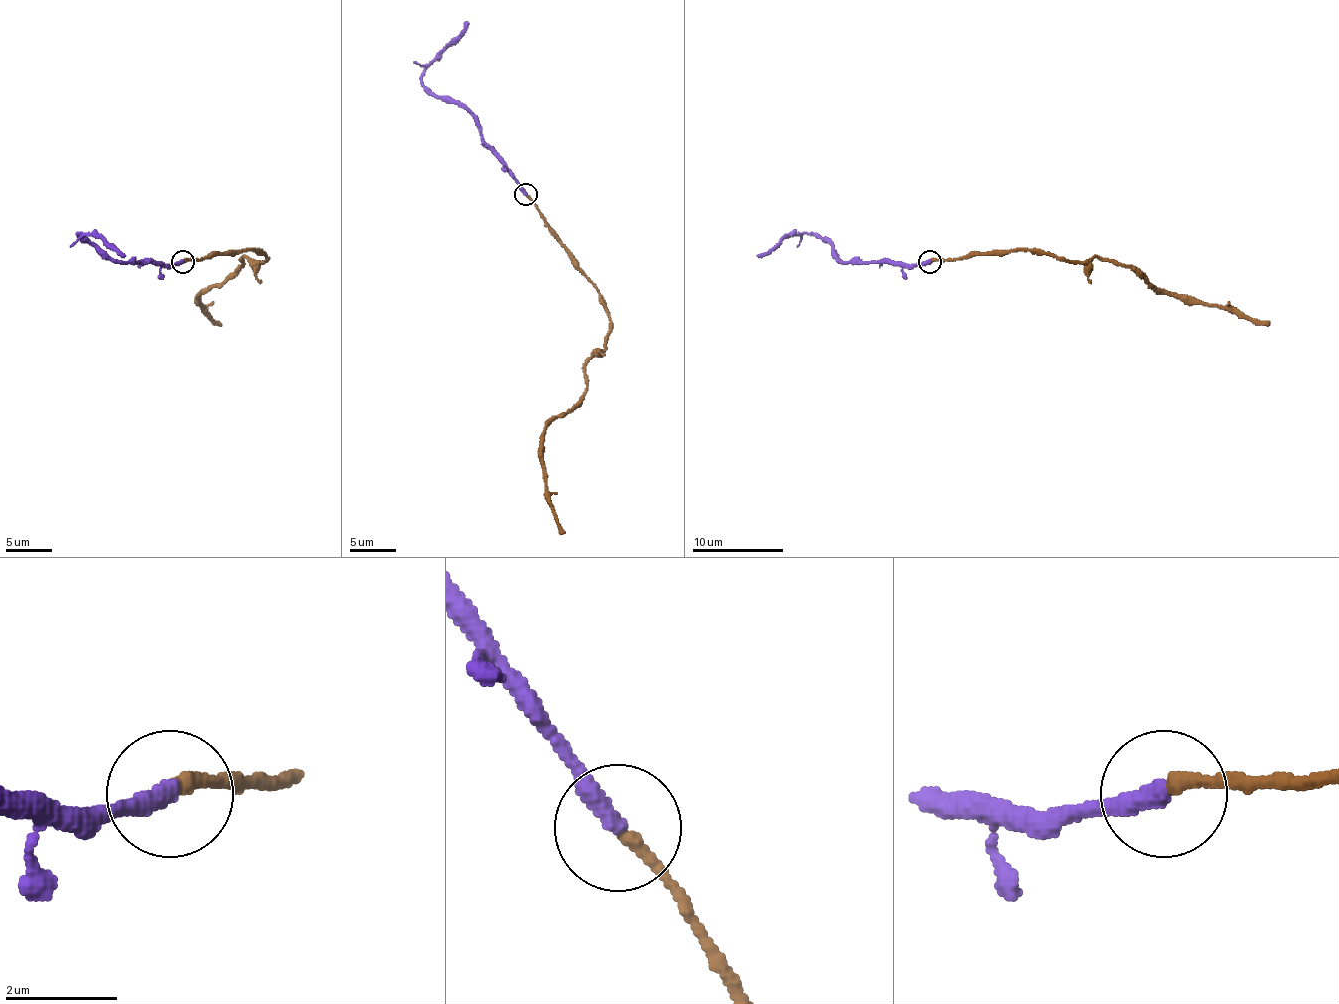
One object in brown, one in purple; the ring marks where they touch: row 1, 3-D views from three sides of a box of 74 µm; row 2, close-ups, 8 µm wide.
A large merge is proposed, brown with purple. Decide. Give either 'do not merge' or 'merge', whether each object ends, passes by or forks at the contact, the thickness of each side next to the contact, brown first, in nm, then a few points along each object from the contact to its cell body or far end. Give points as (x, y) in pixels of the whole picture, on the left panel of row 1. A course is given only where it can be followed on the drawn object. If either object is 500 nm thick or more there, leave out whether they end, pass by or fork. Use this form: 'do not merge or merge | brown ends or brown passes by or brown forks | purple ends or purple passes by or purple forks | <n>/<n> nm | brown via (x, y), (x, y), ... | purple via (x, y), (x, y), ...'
merge | brown ends | purple ends | 240/360 nm | brown via (182, 262), (252, 251), (266, 258), (241, 260), (243, 264), (223, 283), (200, 294), (202, 308), (220, 326) | purple via (182, 262), (120, 262), (104, 258), (79, 235), (97, 232), (118, 253), (124, 255)

